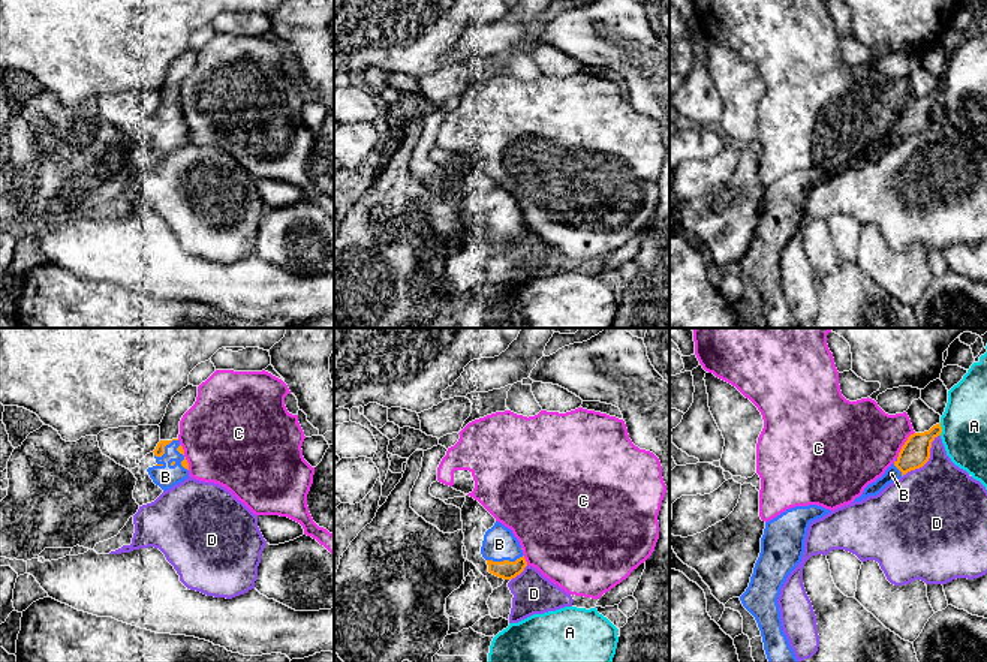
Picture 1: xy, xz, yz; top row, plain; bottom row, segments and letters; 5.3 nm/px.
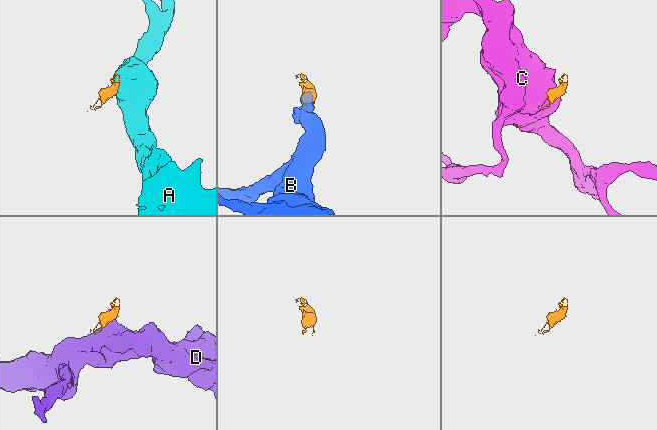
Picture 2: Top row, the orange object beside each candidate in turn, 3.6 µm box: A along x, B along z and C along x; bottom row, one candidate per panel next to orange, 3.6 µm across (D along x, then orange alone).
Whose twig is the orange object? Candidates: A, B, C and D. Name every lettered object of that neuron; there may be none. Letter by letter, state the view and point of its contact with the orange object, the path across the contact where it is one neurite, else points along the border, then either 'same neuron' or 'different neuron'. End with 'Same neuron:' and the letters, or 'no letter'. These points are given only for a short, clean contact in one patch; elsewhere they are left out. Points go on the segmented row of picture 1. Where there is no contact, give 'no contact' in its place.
A: yz (941, 429) | different neuron
B: xz (505, 560) | across xz (505, 569), (505, 560), (499, 544) | same neuron
C: yz (903, 445) | along yz (914, 432), (896, 457) | different neuron
D: yz (927, 460) | different neuron
Same neuron: B

